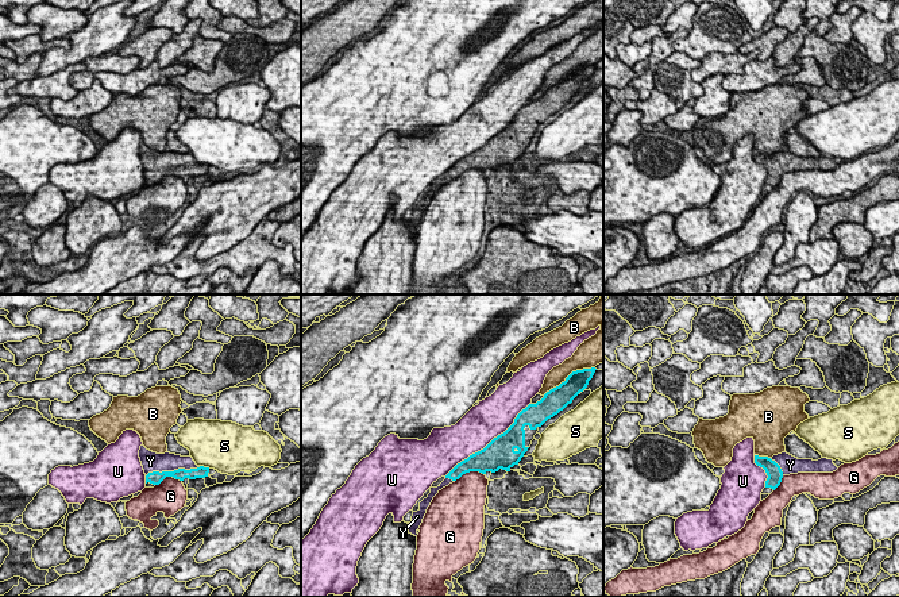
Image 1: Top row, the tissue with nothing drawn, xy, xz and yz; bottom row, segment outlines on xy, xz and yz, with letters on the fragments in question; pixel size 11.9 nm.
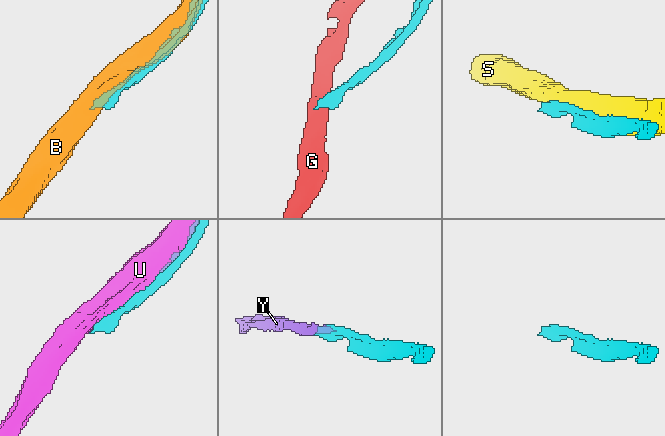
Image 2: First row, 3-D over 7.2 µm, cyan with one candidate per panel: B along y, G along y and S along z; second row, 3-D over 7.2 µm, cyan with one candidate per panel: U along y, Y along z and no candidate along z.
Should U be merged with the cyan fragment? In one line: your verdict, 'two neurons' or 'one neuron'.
two neurons

